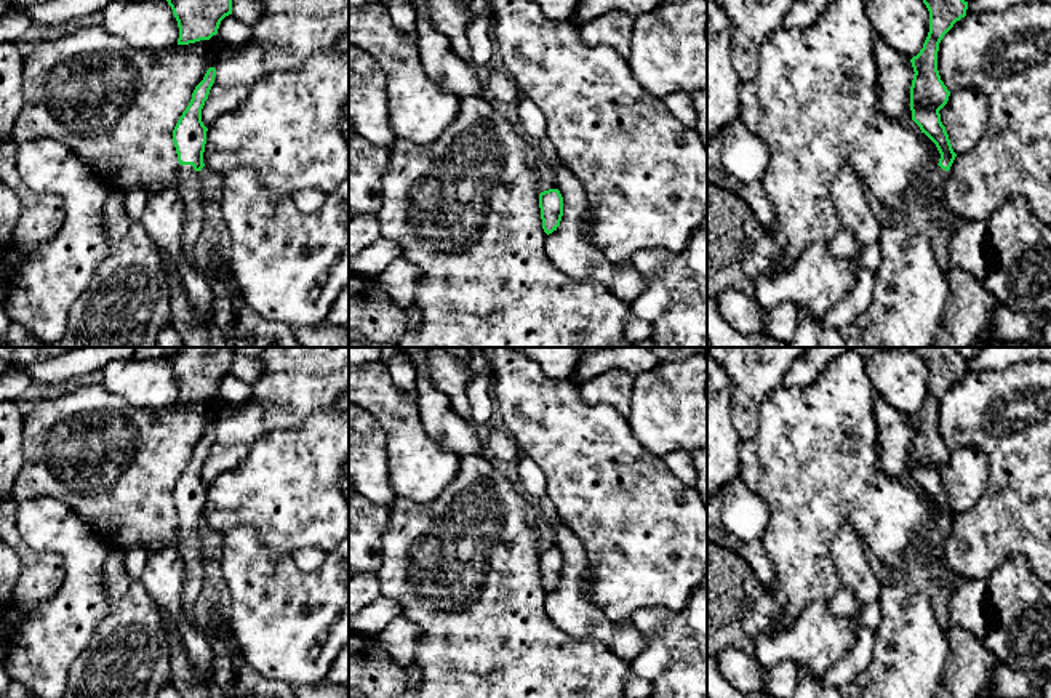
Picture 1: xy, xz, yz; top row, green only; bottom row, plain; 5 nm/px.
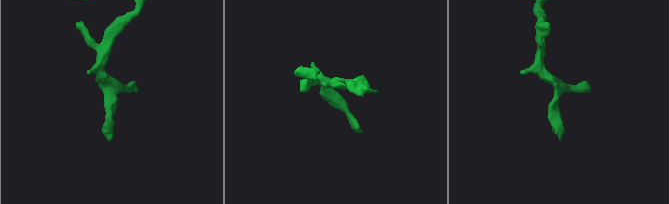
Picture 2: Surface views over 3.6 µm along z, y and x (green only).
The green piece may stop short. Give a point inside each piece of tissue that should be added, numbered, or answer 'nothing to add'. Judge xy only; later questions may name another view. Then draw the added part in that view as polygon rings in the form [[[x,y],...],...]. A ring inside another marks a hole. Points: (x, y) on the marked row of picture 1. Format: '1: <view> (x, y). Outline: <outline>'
1: xy (187, 184). Outline: [[[179,165],[179,179],[176,189],[184,199],[184,251],[194,263],[194,250],[203,227],[203,199],[200,195],[200,171],[192,165]]]

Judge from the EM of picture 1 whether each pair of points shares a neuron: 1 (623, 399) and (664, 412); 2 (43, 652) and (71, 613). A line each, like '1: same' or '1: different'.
1: different
2: same

